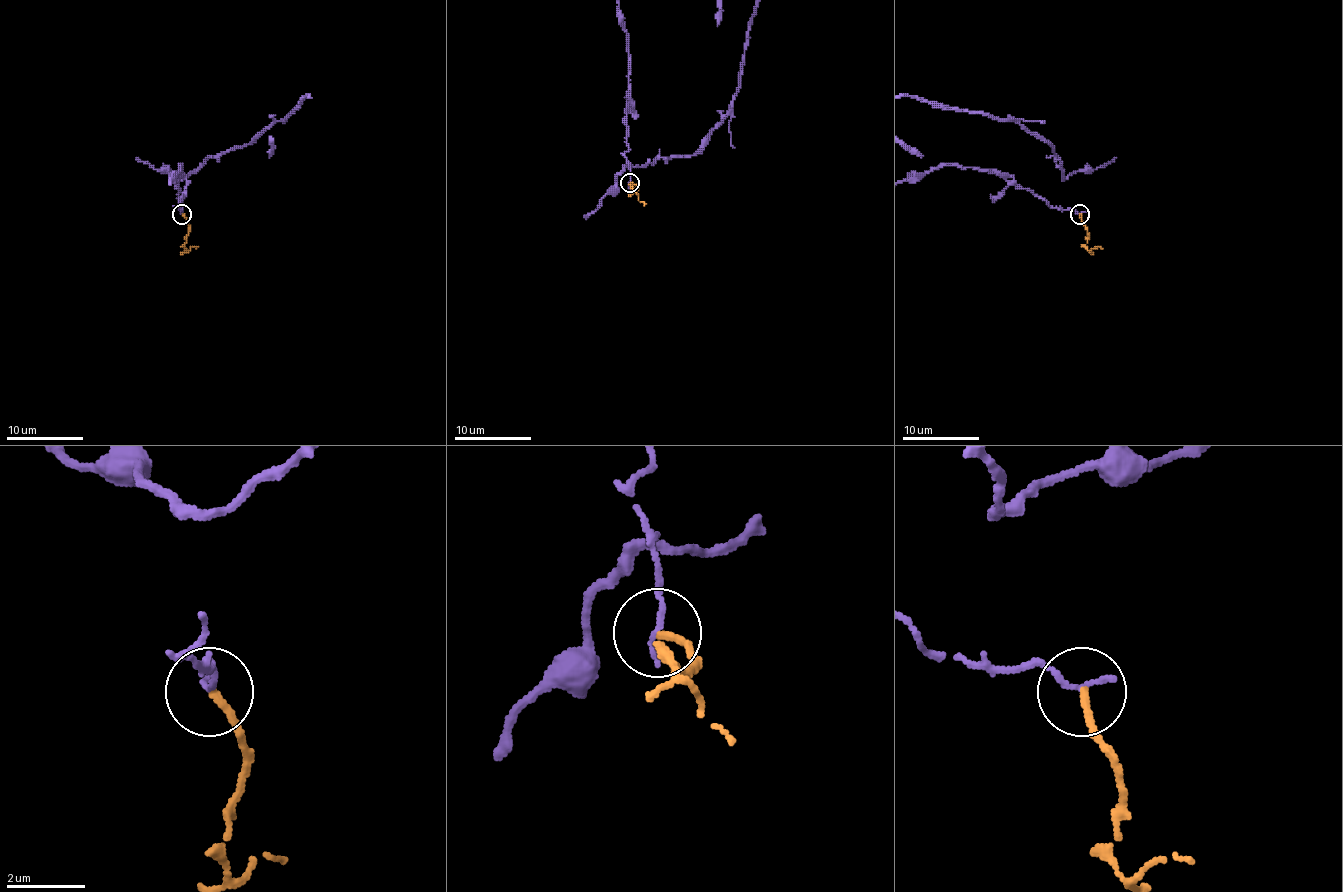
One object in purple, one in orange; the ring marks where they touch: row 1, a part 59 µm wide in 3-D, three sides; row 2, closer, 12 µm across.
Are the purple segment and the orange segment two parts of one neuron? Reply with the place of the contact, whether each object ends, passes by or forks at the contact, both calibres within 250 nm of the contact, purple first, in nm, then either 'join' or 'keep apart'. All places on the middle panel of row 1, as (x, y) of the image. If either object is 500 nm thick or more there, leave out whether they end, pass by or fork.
at (630, 183); purple ends there; orange ends there; 160 nm thick on the purple side, 190 nm on the other; keep apart

